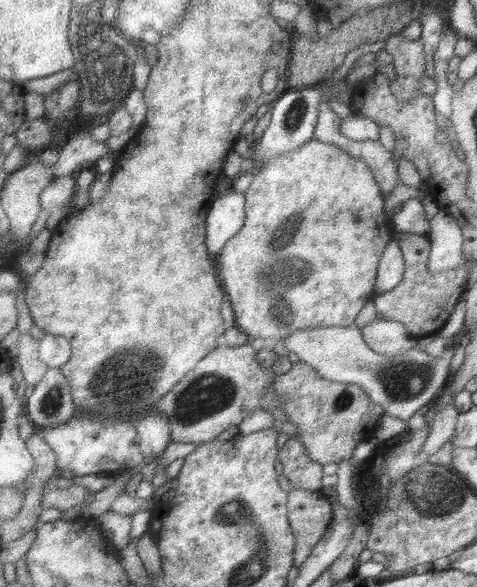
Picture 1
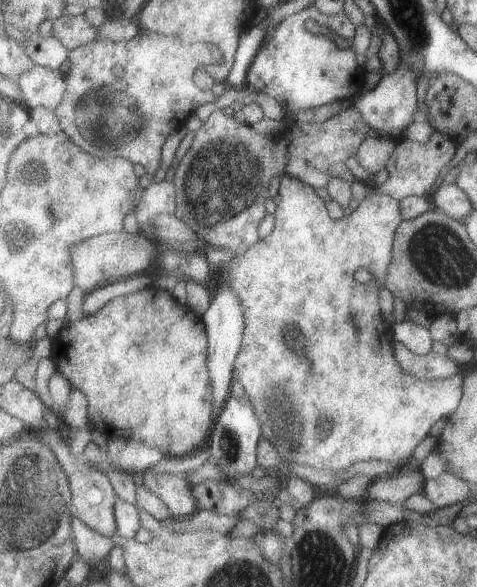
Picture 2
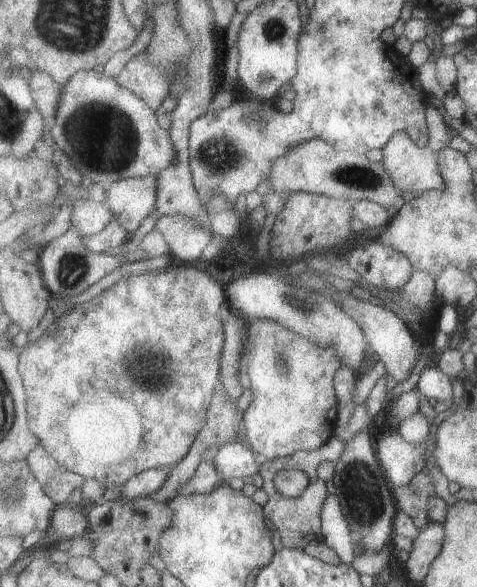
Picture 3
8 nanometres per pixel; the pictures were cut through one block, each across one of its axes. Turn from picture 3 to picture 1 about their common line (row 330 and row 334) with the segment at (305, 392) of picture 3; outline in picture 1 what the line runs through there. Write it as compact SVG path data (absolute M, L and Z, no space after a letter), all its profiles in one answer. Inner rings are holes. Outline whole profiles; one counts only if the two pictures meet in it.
M311 140L309 144L301 146L299 150L291 154L283 154L271 164L267 164L259 174L255 174L251 190L247 196L247 224L245 228L225 246L223 254L219 256L219 276L225 286L227 298L231 300L235 312L237 312L237 328L241 328L247 336L253 336L255 340L267 340L271 346L273 342L285 342L299 330L315 330L315 328L349 328L355 324L359 312L367 302L375 302L375 288L377 288L377 276L381 260L387 252L387 246L395 240L395 228L391 216L385 214L385 194L383 186L377 182L375 172L365 160L355 158L351 152L343 150L337 144L327 144L321 140Z

